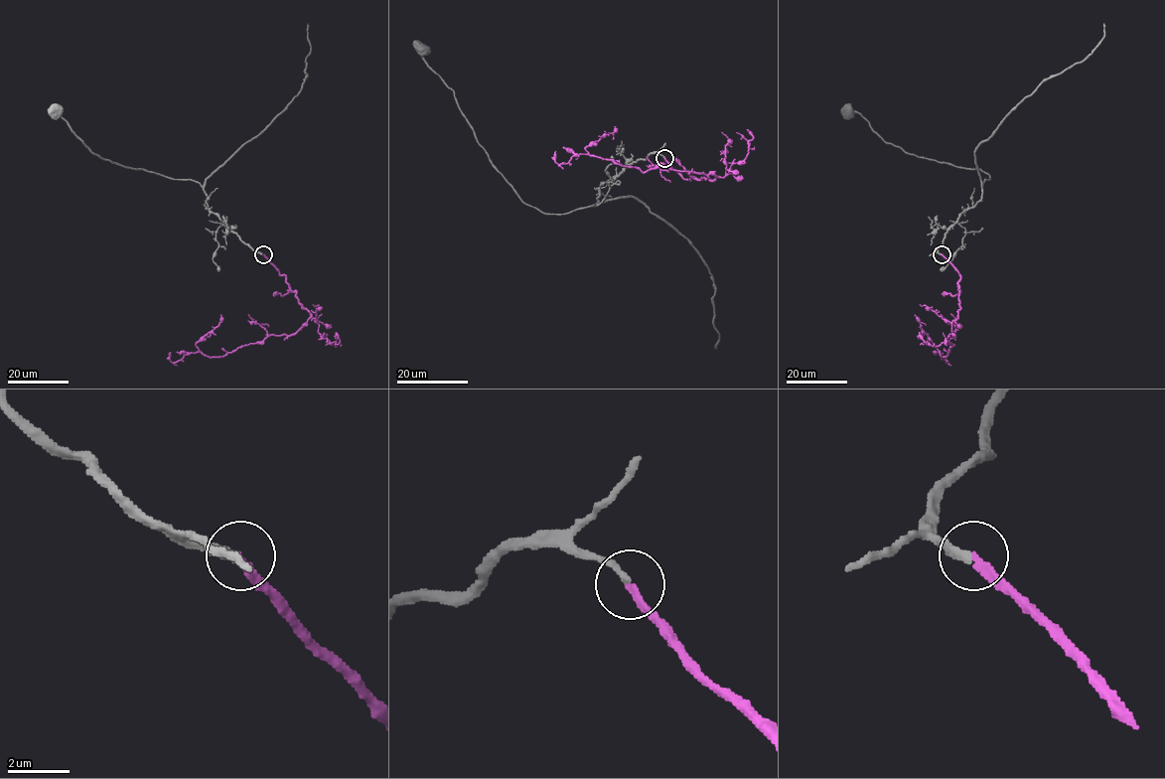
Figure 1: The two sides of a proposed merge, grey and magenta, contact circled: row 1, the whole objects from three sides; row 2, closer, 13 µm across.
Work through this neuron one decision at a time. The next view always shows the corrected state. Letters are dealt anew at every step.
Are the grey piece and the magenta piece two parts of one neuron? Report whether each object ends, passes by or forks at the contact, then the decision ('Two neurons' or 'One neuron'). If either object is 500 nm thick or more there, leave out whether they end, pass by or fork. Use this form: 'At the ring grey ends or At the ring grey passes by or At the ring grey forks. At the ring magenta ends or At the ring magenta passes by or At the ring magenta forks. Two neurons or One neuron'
At the ring grey ends. At the ring magenta ends. One neuron

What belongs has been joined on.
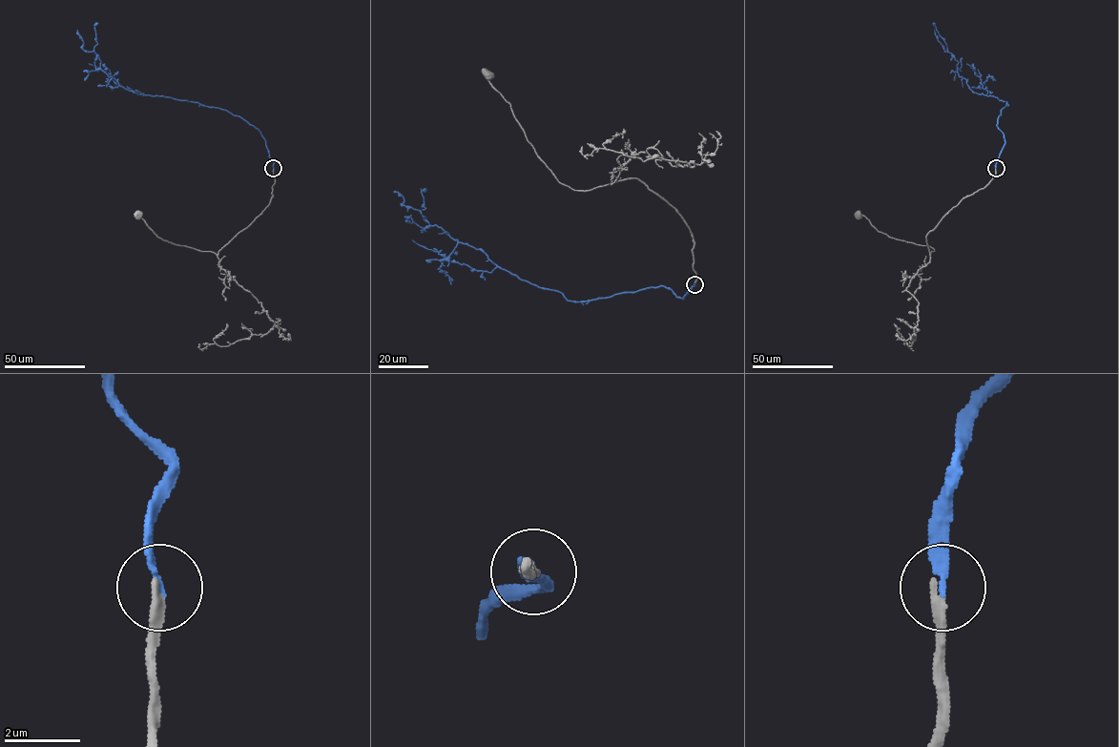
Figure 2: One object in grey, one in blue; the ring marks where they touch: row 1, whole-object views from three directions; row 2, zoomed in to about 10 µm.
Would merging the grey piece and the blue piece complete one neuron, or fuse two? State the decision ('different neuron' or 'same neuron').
same neuron

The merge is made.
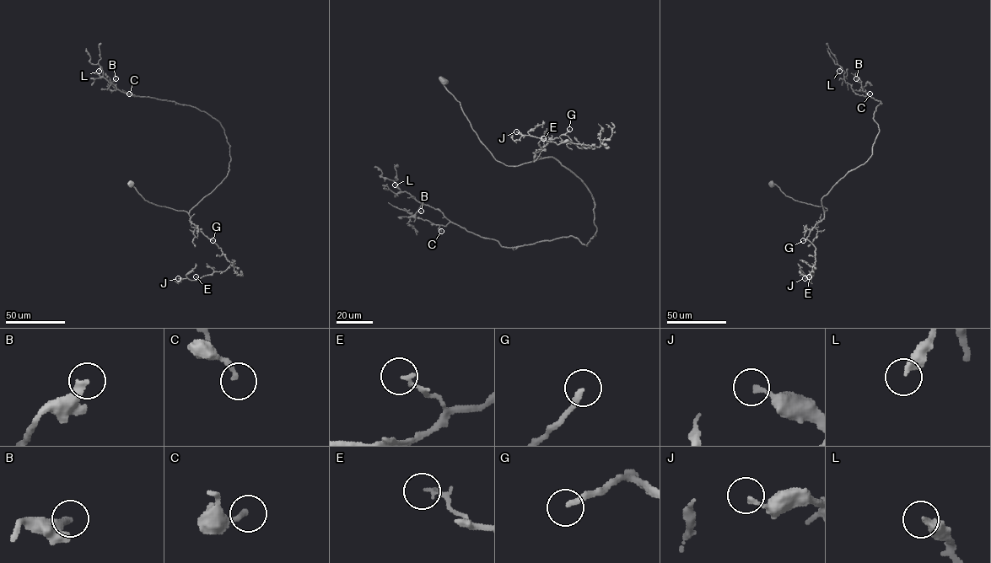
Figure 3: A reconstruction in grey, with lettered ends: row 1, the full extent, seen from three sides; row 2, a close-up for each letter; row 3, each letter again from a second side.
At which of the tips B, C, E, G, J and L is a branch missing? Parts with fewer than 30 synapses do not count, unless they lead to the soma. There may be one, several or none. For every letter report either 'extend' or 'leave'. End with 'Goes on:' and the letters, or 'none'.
B: leave
C: leave
E: leave
G: extend
J: leave
L: leave
Goes on: G

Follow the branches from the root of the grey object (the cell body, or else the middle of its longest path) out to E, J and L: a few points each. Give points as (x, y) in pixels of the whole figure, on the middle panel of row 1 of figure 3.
E: (442, 82), (480, 141), (506, 165), (533, 162), (536, 151), (562, 135), (579, 148), (597, 147), (543, 138)
J: (442, 82), (480, 141), (506, 165), (533, 162), (562, 135), (579, 148), (597, 147), (516, 131)
L: (442, 82), (497, 160), (553, 157), (581, 179), (595, 235), (586, 245), (568, 236), (503, 247), (395, 184)

